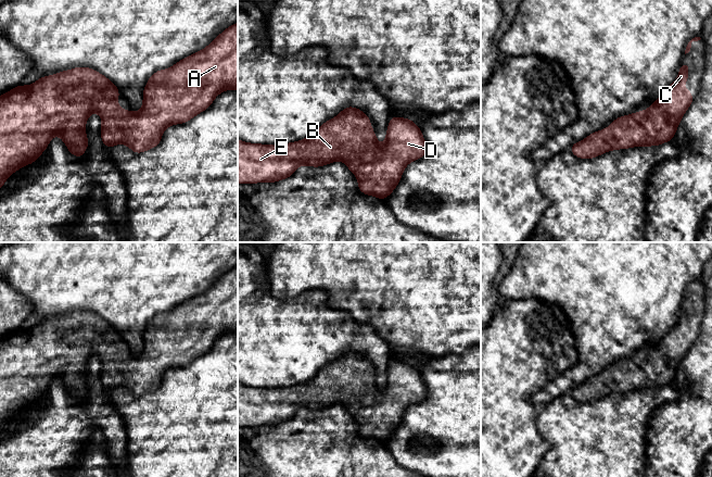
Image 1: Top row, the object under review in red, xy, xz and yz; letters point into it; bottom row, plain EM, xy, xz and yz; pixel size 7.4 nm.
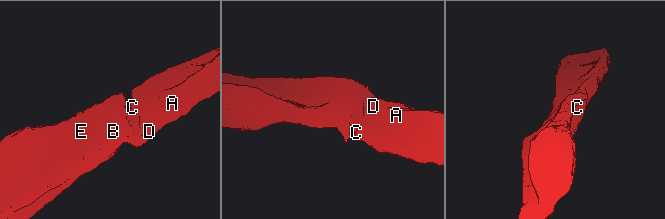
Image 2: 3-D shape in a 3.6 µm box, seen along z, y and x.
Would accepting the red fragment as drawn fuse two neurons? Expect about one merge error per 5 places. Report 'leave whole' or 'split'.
leave whole

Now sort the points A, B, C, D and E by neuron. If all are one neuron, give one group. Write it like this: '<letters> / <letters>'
A B C D E

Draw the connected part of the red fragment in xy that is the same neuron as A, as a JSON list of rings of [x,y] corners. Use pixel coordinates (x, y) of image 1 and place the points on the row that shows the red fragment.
[[[238,22],[224,30],[205,49],[179,61],[170,68],[155,72],[144,87],[143,105],[138,113],[119,108],[117,105],[119,92],[116,85],[88,67],[76,67],[41,77],[30,86],[20,85],[0,96],[0,187],[5,185],[7,177],[12,173],[37,161],[53,136],[59,135],[73,155],[84,156],[88,148],[85,124],[93,112],[98,112],[102,118],[101,137],[106,148],[124,143],[135,153],[141,153],[158,146],[162,134],[168,126],[186,123],[205,111],[215,97],[227,89],[238,90]]]

